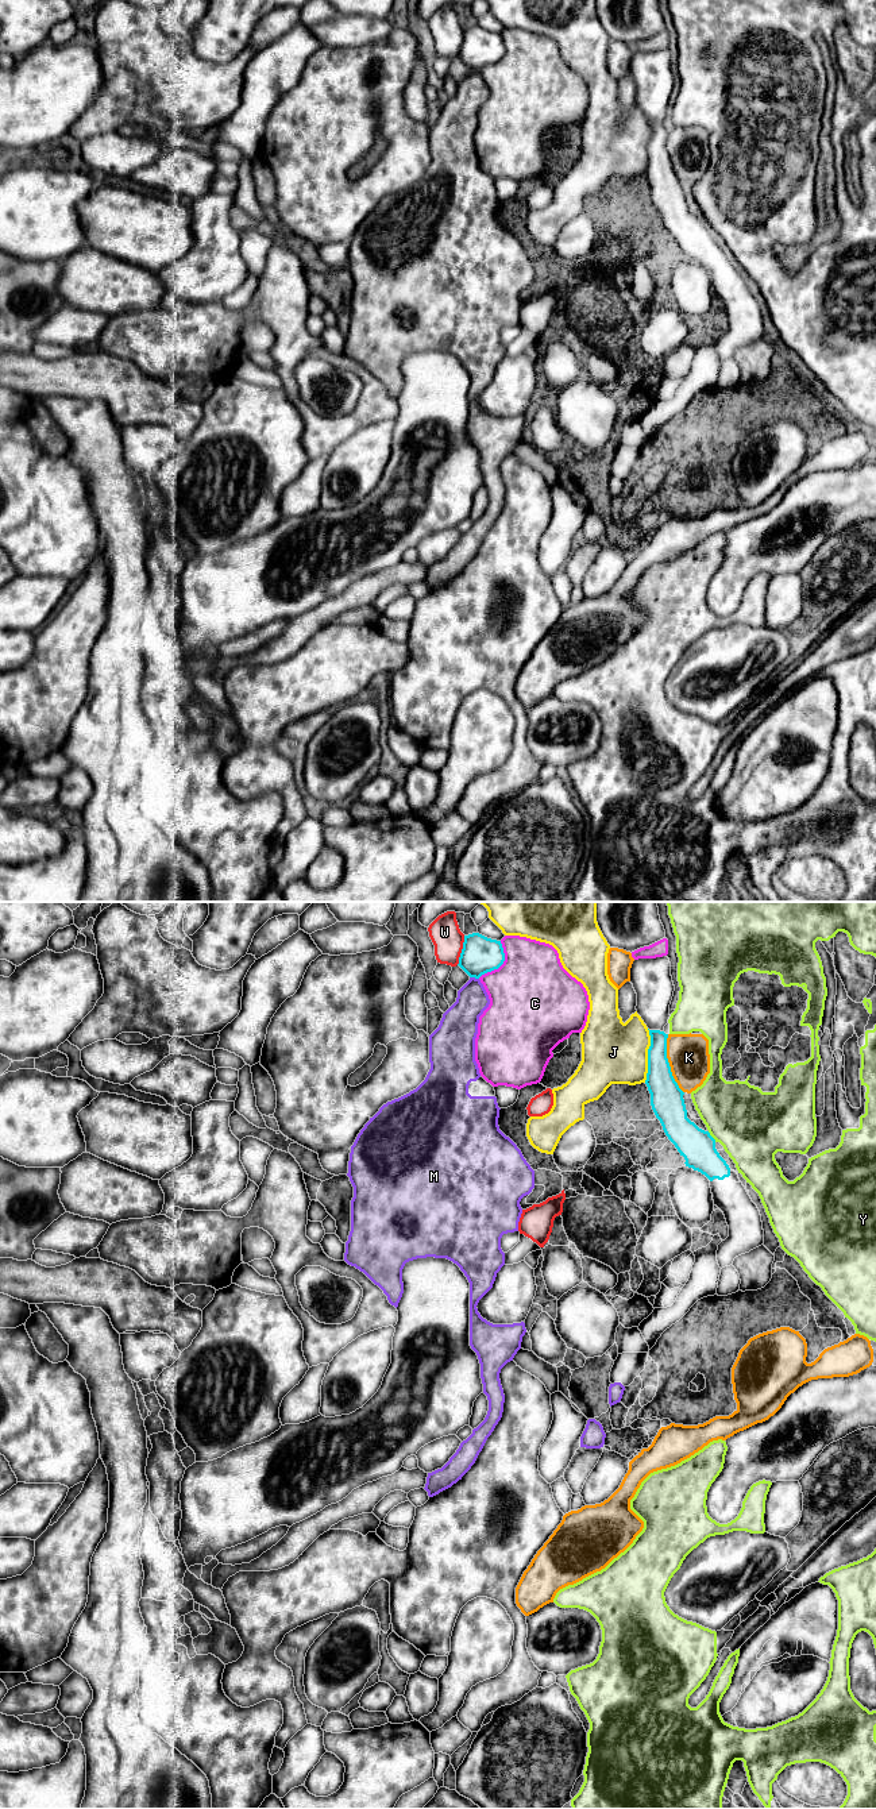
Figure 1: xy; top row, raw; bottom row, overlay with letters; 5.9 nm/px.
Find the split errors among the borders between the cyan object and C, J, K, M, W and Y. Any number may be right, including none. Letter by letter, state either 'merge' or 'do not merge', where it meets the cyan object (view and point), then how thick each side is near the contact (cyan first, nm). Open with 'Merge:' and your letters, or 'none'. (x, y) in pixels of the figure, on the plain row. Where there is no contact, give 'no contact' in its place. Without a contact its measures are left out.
Merge: none
C: do not merge; meets cyan in xy at (501, 57); 220 nm thick on the cyan side, 500 nm on the other
J: do not merge; meets cyan in xy at (648, 149); 180 nm thick on the cyan side, 380 nm on the other
K: do not merge; meets cyan in xy at (668, 157); 200 nm thick on the cyan side, 240 nm on the other
M: do not merge; meets cyan in xy at (474, 69); 220 nm thick on the cyan side, 190 nm on the other
W: do not merge; meets cyan in xy at (462, 43); 220 nm thick on the cyan side, 180 nm on the other
Y: do not merge; meets cyan in xy at (712, 230); 200 nm thick on the cyan side, 420 nm on the other

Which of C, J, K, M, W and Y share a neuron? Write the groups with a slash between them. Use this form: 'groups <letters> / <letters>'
groups C / J / K / M / W / Y

